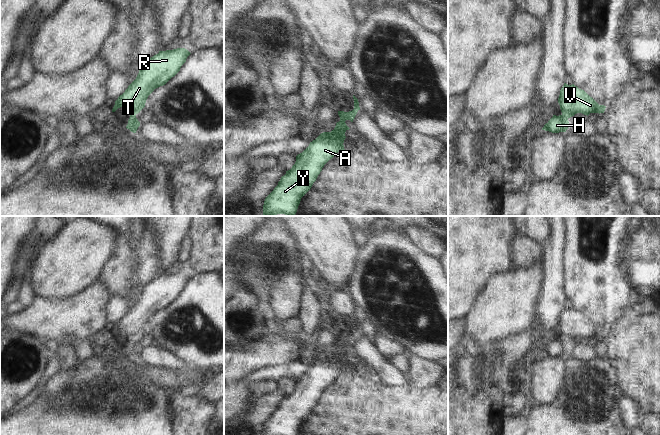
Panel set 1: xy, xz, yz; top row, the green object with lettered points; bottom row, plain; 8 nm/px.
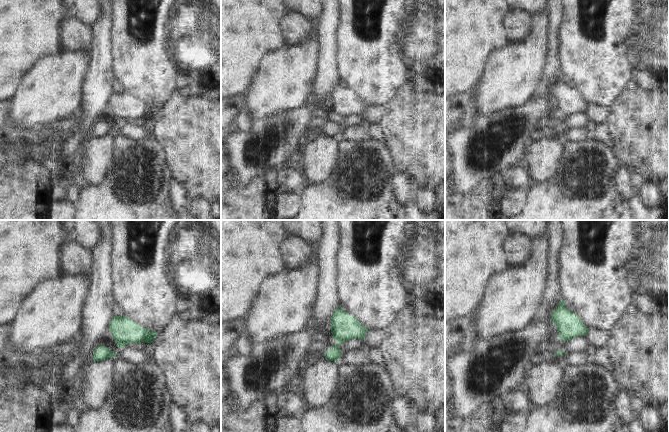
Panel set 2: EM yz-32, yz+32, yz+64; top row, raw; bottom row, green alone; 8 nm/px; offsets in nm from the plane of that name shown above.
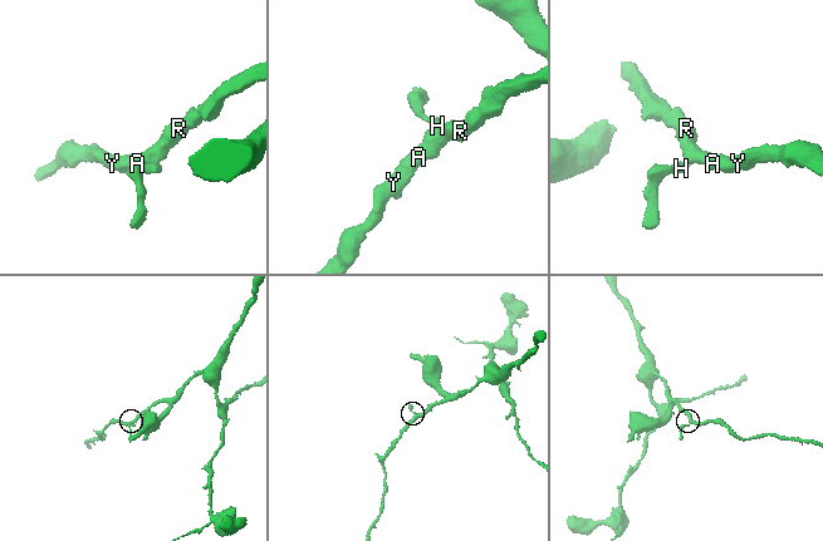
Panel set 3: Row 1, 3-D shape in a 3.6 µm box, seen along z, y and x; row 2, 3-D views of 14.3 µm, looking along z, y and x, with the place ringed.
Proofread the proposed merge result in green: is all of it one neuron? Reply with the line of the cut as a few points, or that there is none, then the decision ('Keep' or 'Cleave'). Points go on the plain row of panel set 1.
Split along xy (135, 338), (130, 340). Cleave.

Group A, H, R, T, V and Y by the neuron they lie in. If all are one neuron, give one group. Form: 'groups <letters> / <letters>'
groups A R T V Y / H

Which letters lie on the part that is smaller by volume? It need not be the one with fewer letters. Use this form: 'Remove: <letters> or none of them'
Remove: H.

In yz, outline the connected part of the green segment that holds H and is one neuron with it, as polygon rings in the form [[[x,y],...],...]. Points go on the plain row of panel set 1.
[[[553,339],[553,341],[544,349],[542,354],[552,357],[566,356],[568,353],[568,342],[564,339]]]

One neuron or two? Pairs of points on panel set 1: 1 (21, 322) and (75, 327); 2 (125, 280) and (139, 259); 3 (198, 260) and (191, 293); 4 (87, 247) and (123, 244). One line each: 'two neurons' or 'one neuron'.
1: one neuron
2: one neuron
3: two neurons
4: two neurons

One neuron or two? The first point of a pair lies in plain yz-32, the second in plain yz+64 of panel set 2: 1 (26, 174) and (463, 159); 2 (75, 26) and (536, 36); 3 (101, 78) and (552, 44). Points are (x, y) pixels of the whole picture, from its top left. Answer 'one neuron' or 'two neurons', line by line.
1: two neurons
2: two neurons
3: one neuron

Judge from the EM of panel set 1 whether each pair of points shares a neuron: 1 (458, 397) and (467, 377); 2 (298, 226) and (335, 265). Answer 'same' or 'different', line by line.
1: different
2: same

